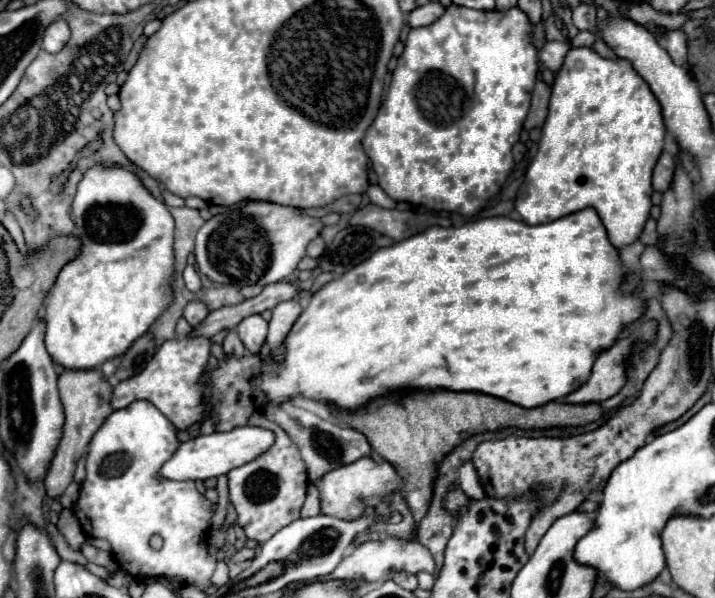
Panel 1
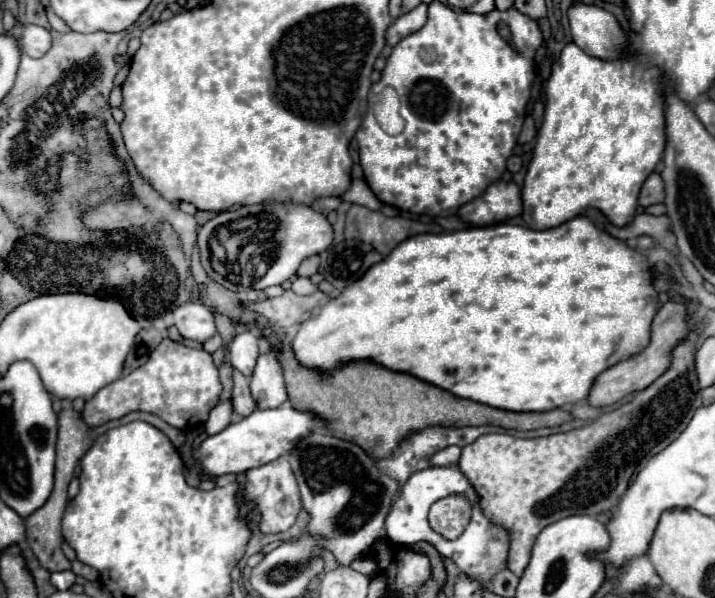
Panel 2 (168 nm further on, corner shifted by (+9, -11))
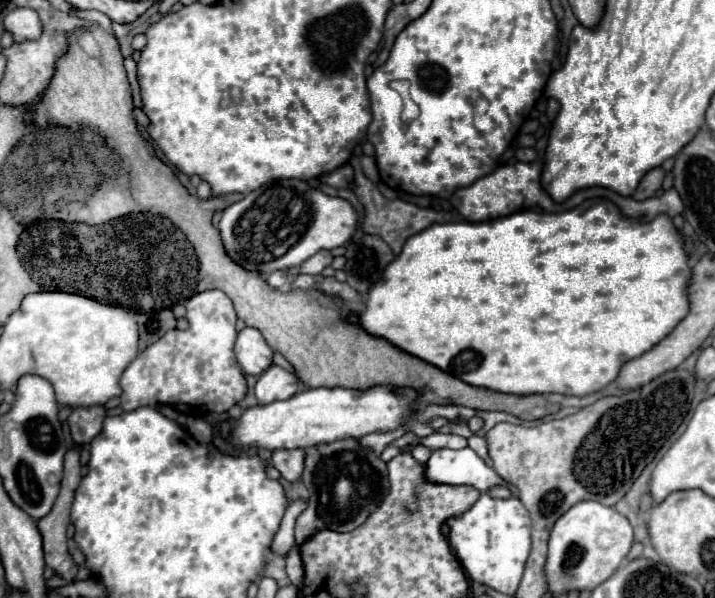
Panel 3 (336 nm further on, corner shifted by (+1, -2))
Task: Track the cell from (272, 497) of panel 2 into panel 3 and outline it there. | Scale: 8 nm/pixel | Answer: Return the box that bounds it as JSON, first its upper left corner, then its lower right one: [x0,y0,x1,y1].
[271,450,305,482]

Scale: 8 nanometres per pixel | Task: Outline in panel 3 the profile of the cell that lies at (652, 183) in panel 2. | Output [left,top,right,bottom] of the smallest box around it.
[633,168,665,200]

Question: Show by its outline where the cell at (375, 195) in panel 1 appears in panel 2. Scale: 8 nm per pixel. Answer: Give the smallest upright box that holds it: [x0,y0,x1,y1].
[341,179,381,211]

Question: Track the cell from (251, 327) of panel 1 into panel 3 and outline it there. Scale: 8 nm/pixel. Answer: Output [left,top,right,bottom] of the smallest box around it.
[235,328,273,376]

